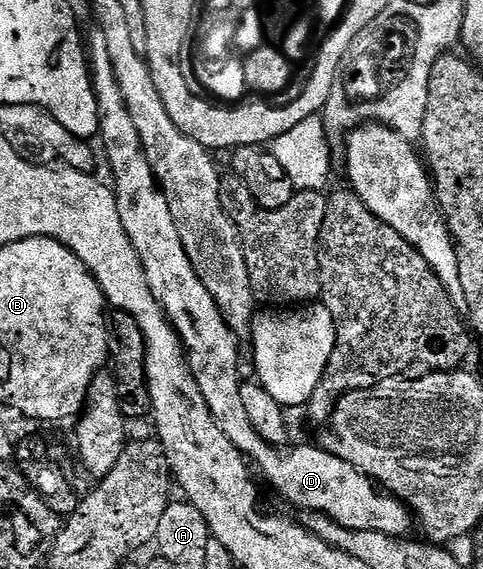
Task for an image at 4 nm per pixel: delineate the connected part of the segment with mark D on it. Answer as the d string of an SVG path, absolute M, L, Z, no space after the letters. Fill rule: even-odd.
M102 45L95 46L90 50L90 73L100 117L98 138L104 141L104 154L112 169L111 181L114 183L118 216L144 270L146 284L154 300L180 338L188 361L188 371L202 392L202 400L206 402L210 416L214 416L226 440L238 448L238 452L255 467L258 474L260 469L259 477L264 477L300 512L325 514L330 520L342 524L342 528L358 532L380 532L391 538L408 538L414 527L412 511L403 502L381 490L372 479L358 472L358 468L329 454L319 445L280 449L271 446L262 440L262 436L258 436L258 432L254 432L254 424L250 424L246 408L242 408L237 335L224 322L210 292L202 288L202 280L198 280L186 256L186 248L182 248L182 240L178 236L174 216L170 216L164 191L150 168L150 160L146 160L142 140L138 140L138 128L134 128L134 119L130 117L130 112L126 112L126 100L122 100L122 88L118 88L110 57Z

